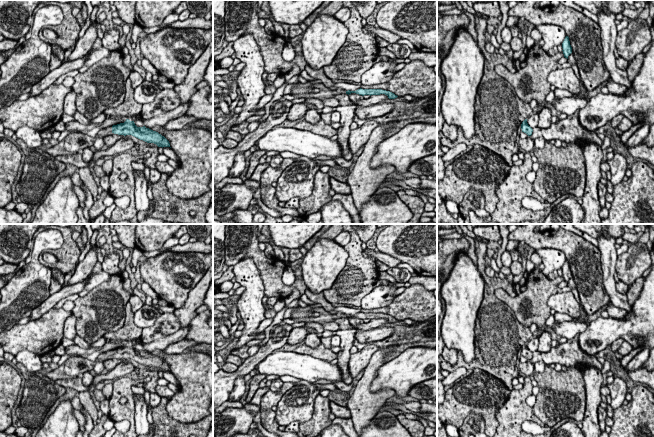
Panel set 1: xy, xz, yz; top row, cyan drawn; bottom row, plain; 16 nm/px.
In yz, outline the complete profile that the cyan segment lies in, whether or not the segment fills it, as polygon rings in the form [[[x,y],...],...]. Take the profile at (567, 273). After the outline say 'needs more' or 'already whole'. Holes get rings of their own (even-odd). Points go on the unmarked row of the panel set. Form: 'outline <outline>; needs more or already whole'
outline [[[566,260],[563,267],[562,267],[562,272],[563,272],[563,278],[564,281],[568,283],[568,280],[572,277],[572,271],[570,269],[569,261]]]; already whole

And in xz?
outline [[[358,313],[356,315],[346,315],[346,318],[351,318],[351,317],[356,317],[356,318],[359,318],[359,319],[380,319],[380,318],[385,318],[388,320],[389,323],[395,323],[397,322],[398,320],[395,319],[394,317],[390,316],[390,315],[386,315],[386,314],[382,314],[382,313]]]; already whole

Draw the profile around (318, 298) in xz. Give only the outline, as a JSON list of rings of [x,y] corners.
[[[308,288],[305,290],[305,295],[316,304],[334,316],[335,322],[338,323],[339,329],[336,331],[341,339],[340,351],[337,353],[337,366],[341,370],[342,381],[349,385],[352,382],[352,377],[349,372],[350,349],[355,341],[356,329],[352,327],[346,314],[335,311],[332,303],[328,302],[323,292],[313,293]]]

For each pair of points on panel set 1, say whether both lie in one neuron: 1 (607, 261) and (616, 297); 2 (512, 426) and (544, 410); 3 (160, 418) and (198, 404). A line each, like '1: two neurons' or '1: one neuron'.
1: one neuron
2: two neurons
3: two neurons

